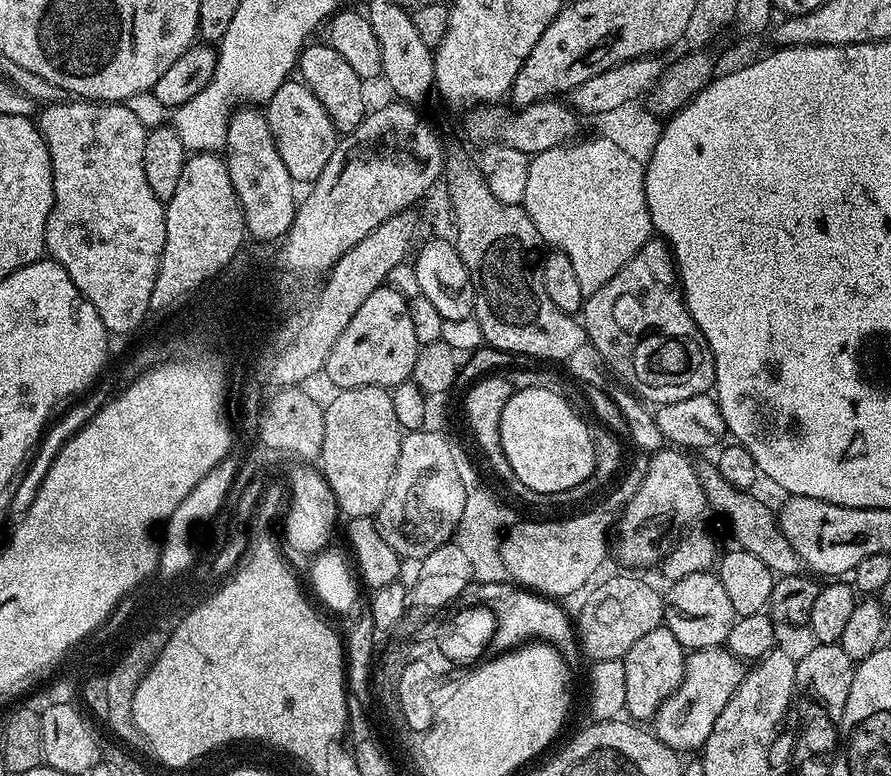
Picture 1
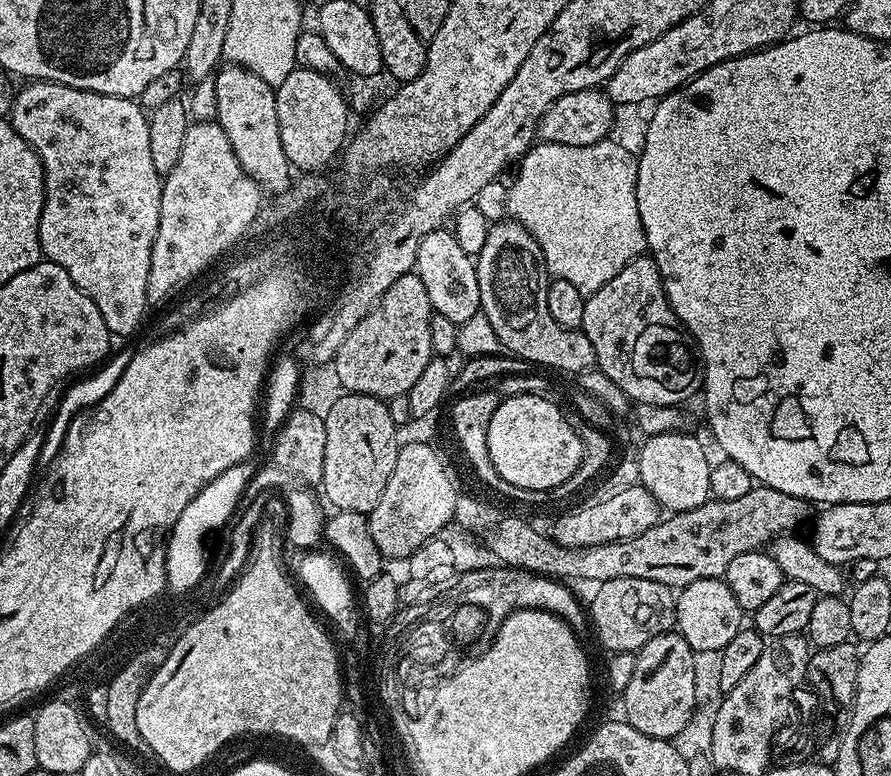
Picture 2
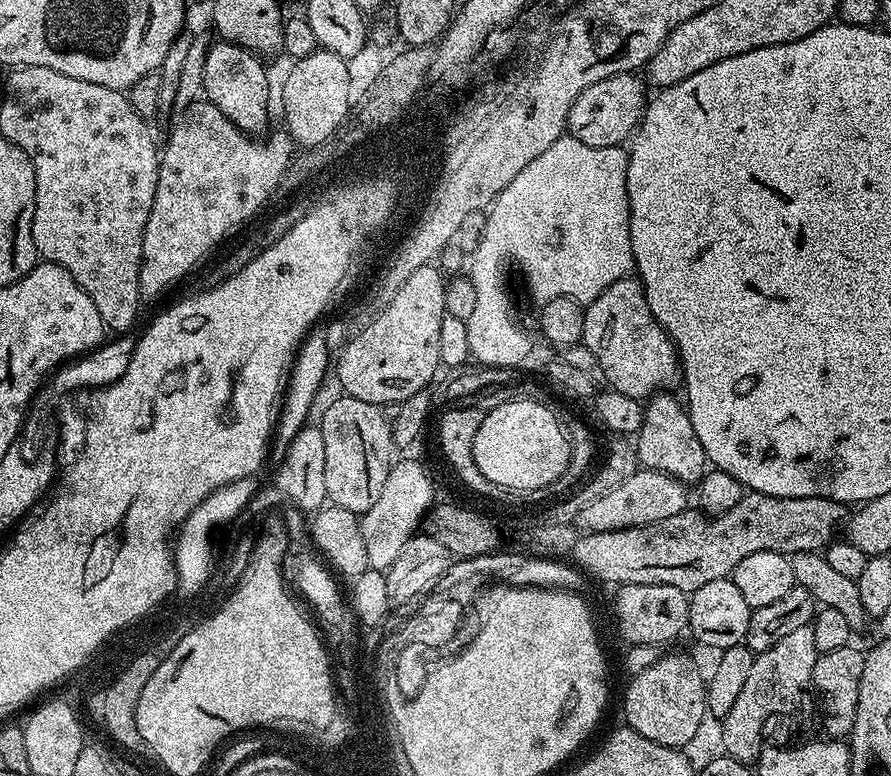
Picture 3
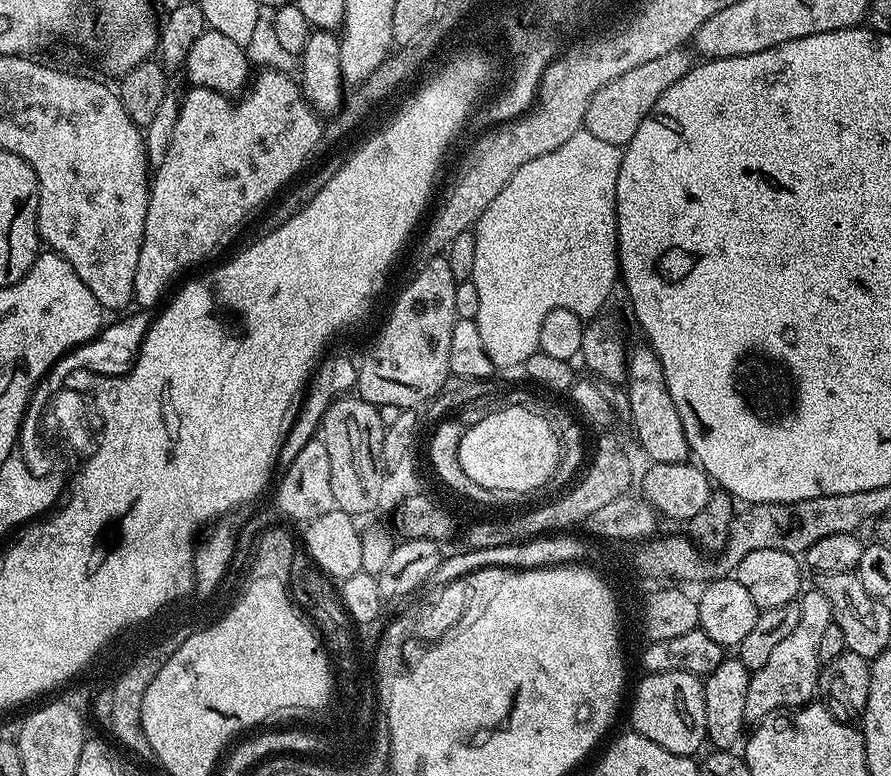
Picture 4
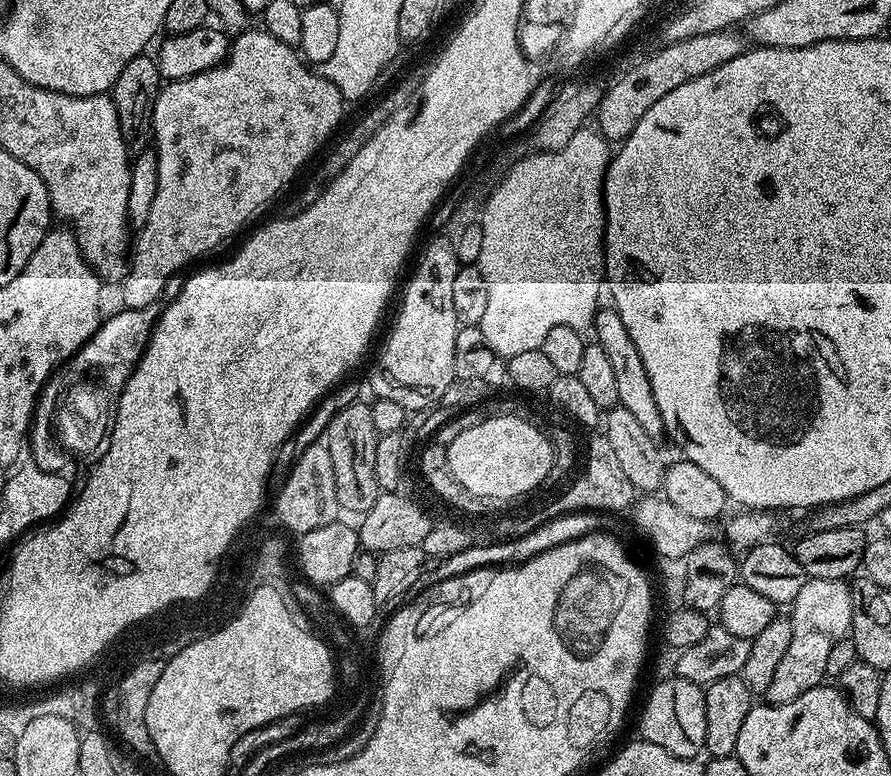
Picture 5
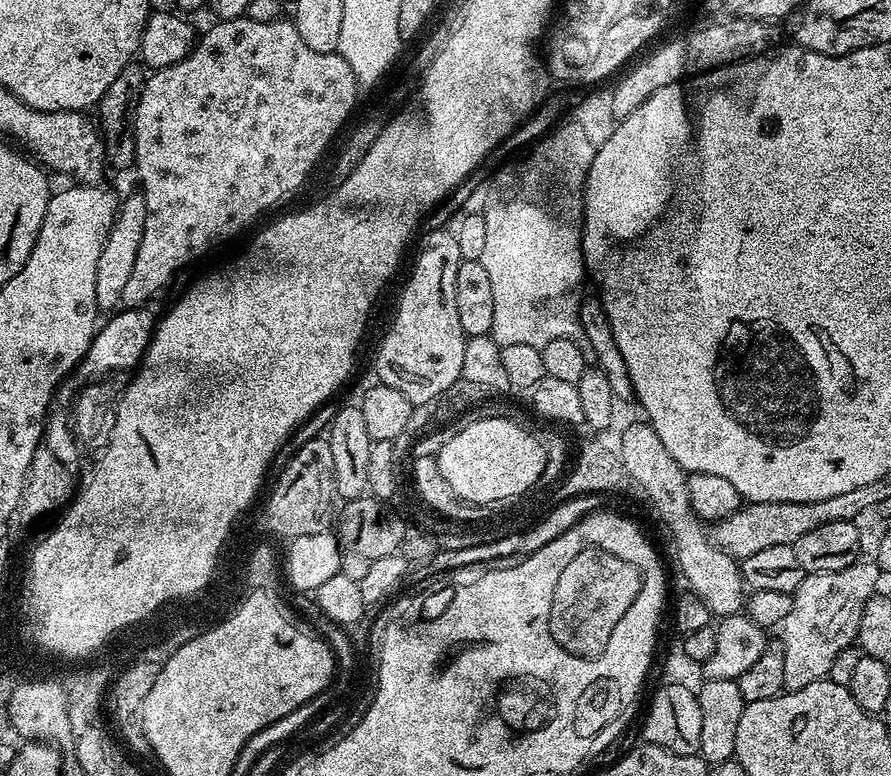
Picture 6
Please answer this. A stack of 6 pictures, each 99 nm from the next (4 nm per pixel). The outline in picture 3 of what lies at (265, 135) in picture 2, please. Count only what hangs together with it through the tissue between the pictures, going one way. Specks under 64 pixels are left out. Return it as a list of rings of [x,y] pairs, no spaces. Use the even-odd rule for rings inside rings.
[[[213,43],[206,54],[204,96],[208,103],[218,106],[218,110],[222,110],[222,114],[226,114],[226,118],[230,118],[230,122],[234,122],[234,126],[243,132],[263,133],[263,128],[268,124],[268,72],[264,69],[265,61],[240,44],[219,43]]]

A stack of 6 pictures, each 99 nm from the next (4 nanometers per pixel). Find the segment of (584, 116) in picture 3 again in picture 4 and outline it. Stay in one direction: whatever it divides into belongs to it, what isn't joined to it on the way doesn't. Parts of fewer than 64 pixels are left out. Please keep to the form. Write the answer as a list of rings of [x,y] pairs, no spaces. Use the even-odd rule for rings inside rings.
[[[687,47],[678,50],[670,50],[670,54],[662,54],[662,58],[653,58],[651,62],[645,62],[642,66],[634,66],[634,70],[626,70],[626,74],[618,74],[614,82],[606,82],[594,98],[590,98],[590,106],[586,110],[584,128],[594,138],[602,138],[602,142],[628,144],[634,134],[638,134],[638,126],[650,114],[654,102],[678,82],[686,73],[694,67],[694,56]]]

